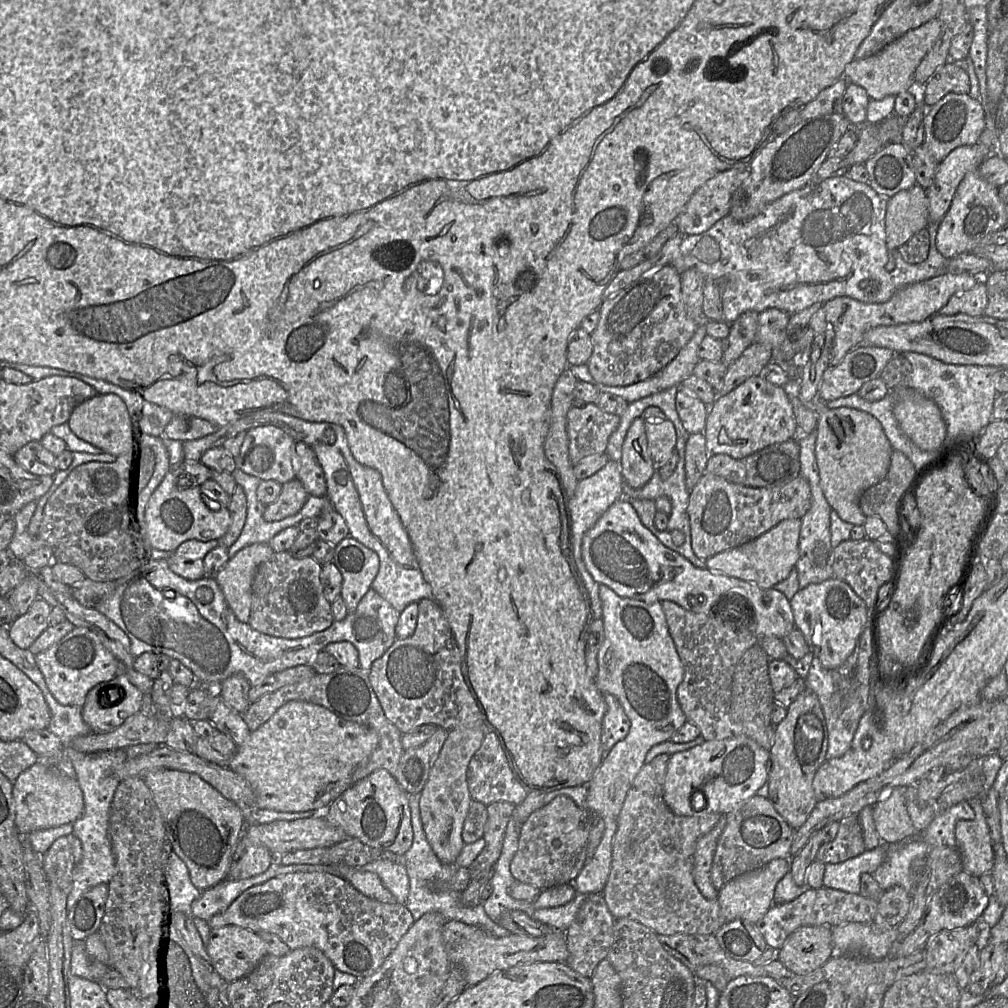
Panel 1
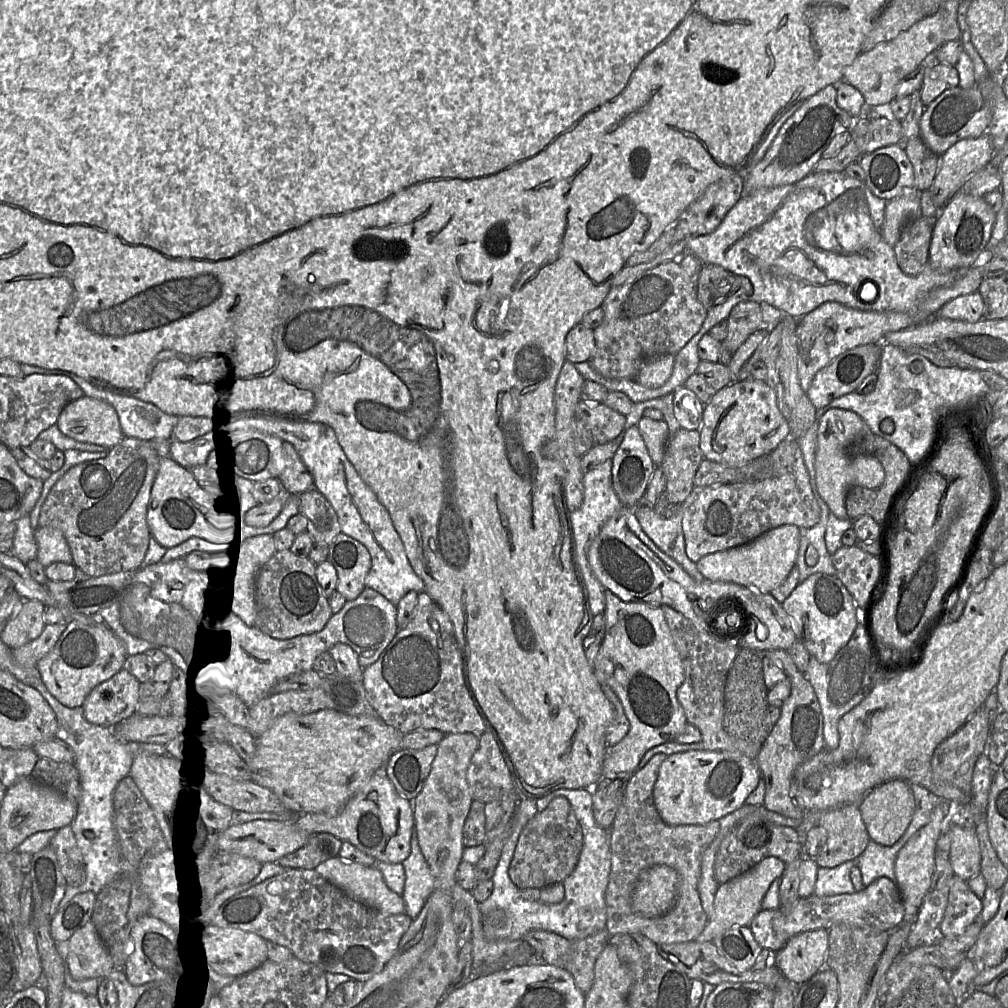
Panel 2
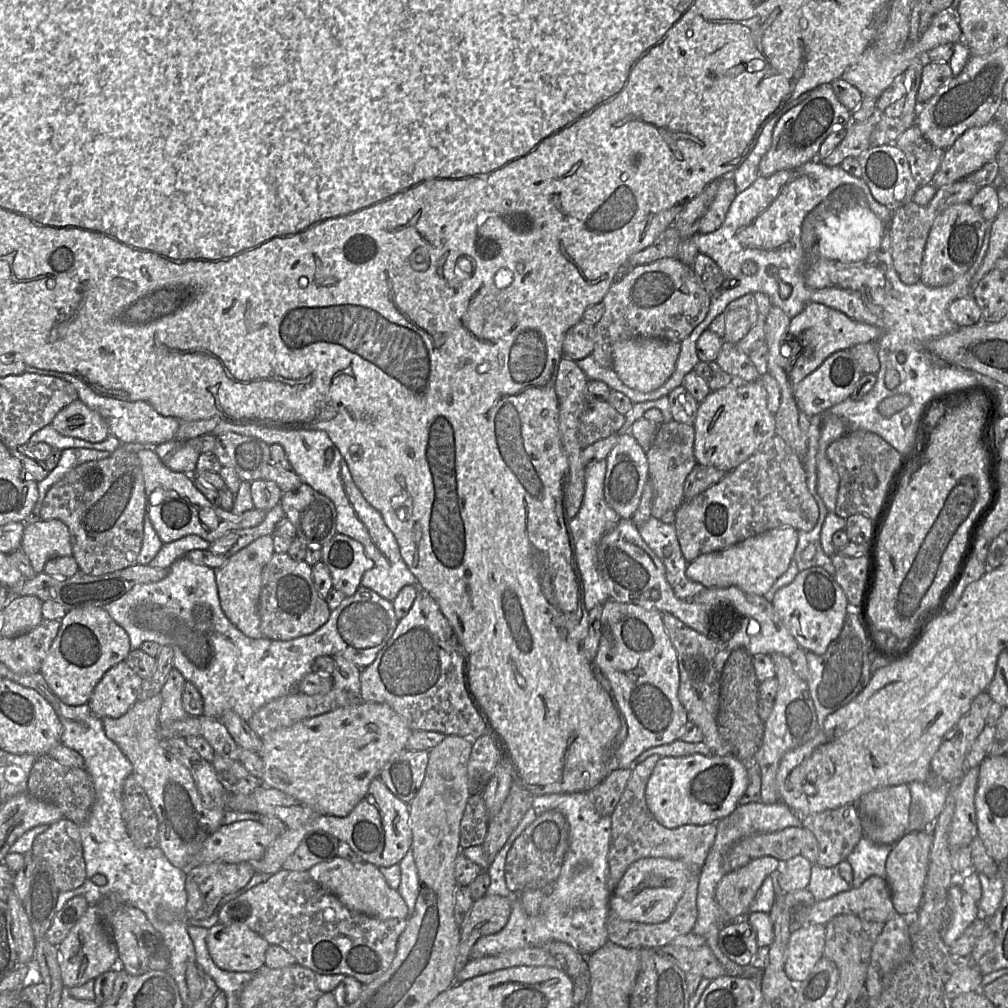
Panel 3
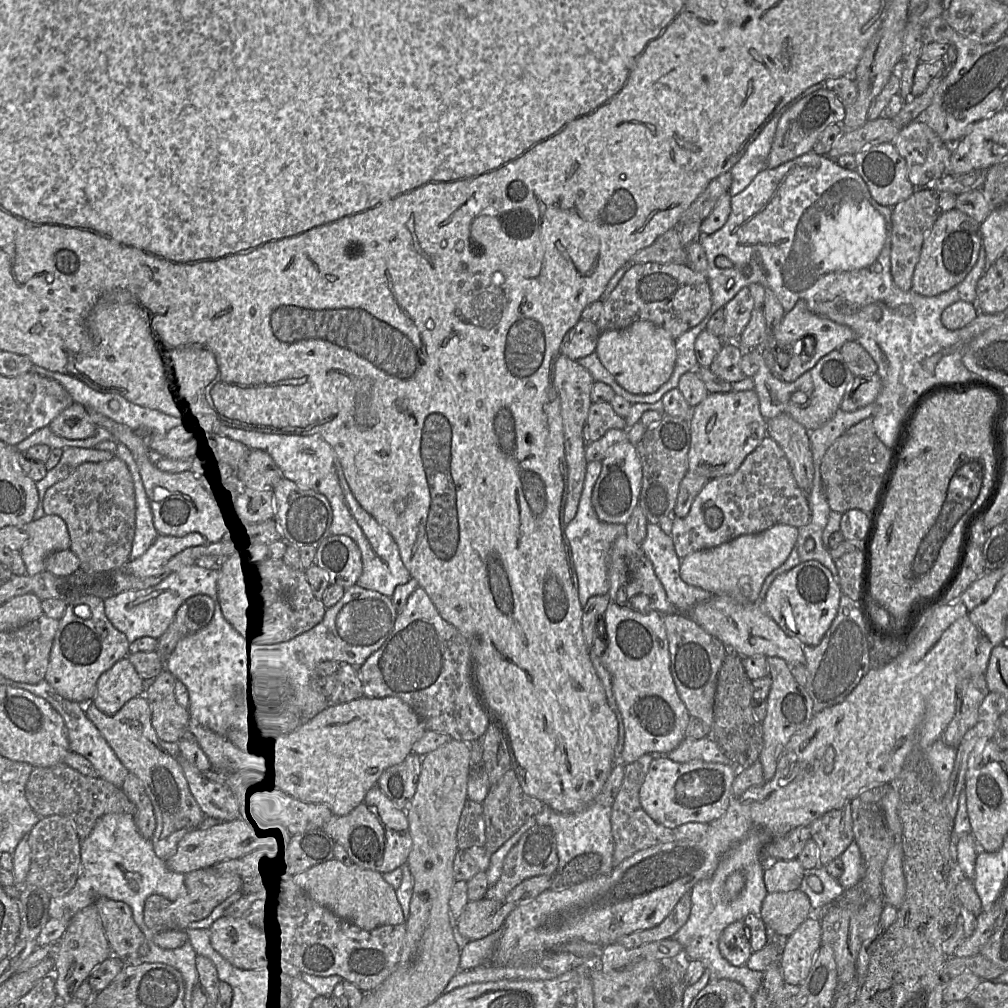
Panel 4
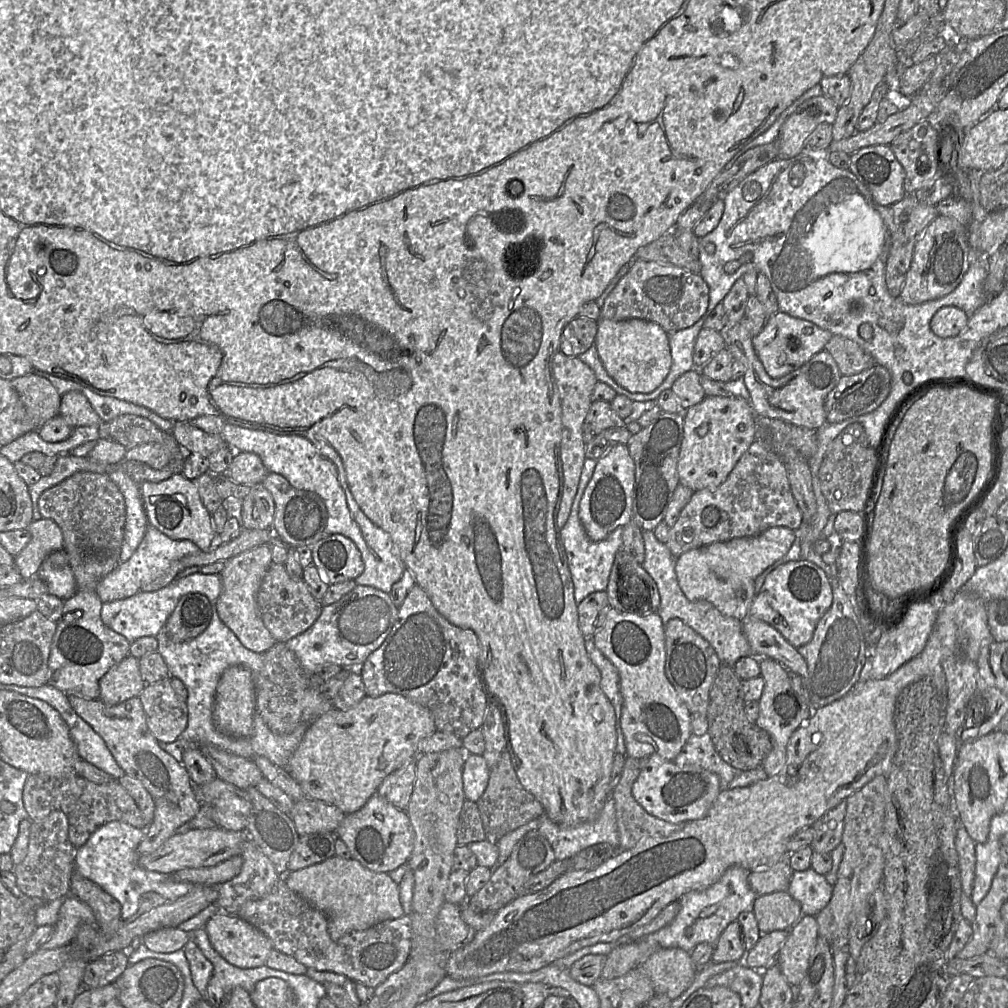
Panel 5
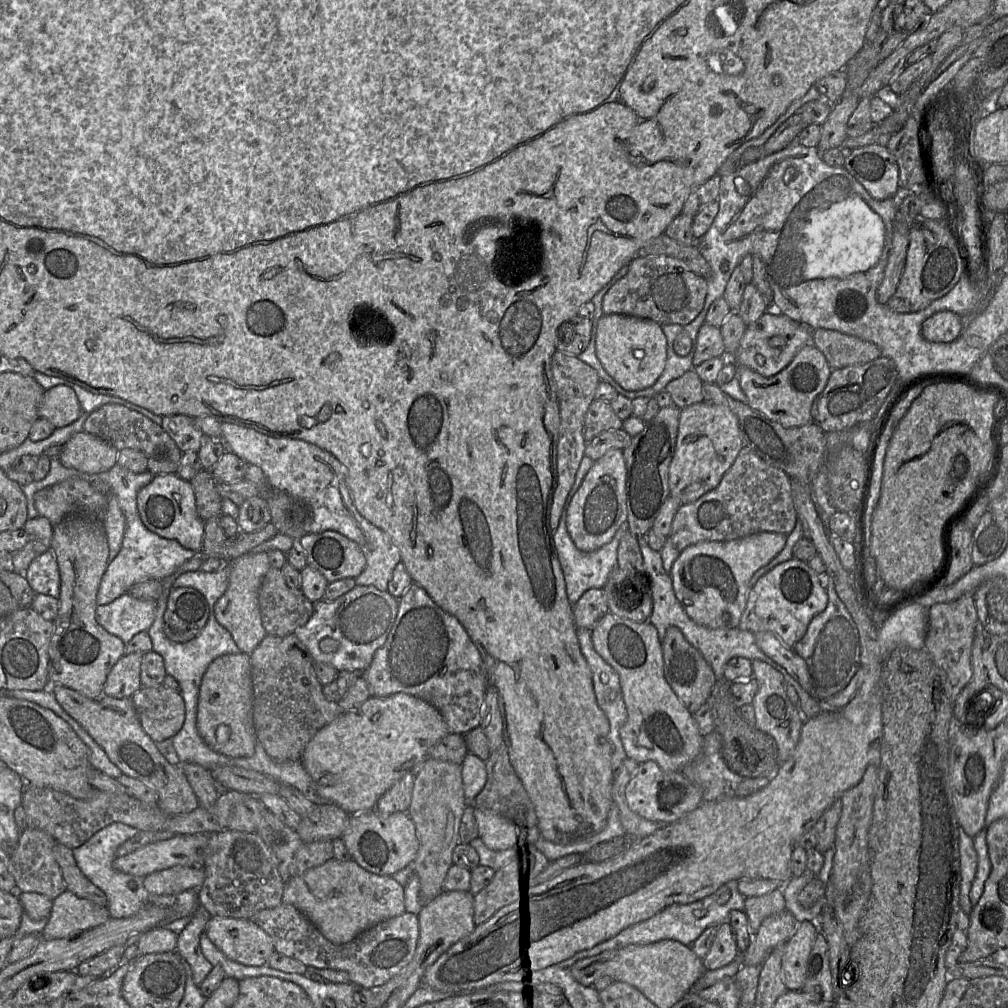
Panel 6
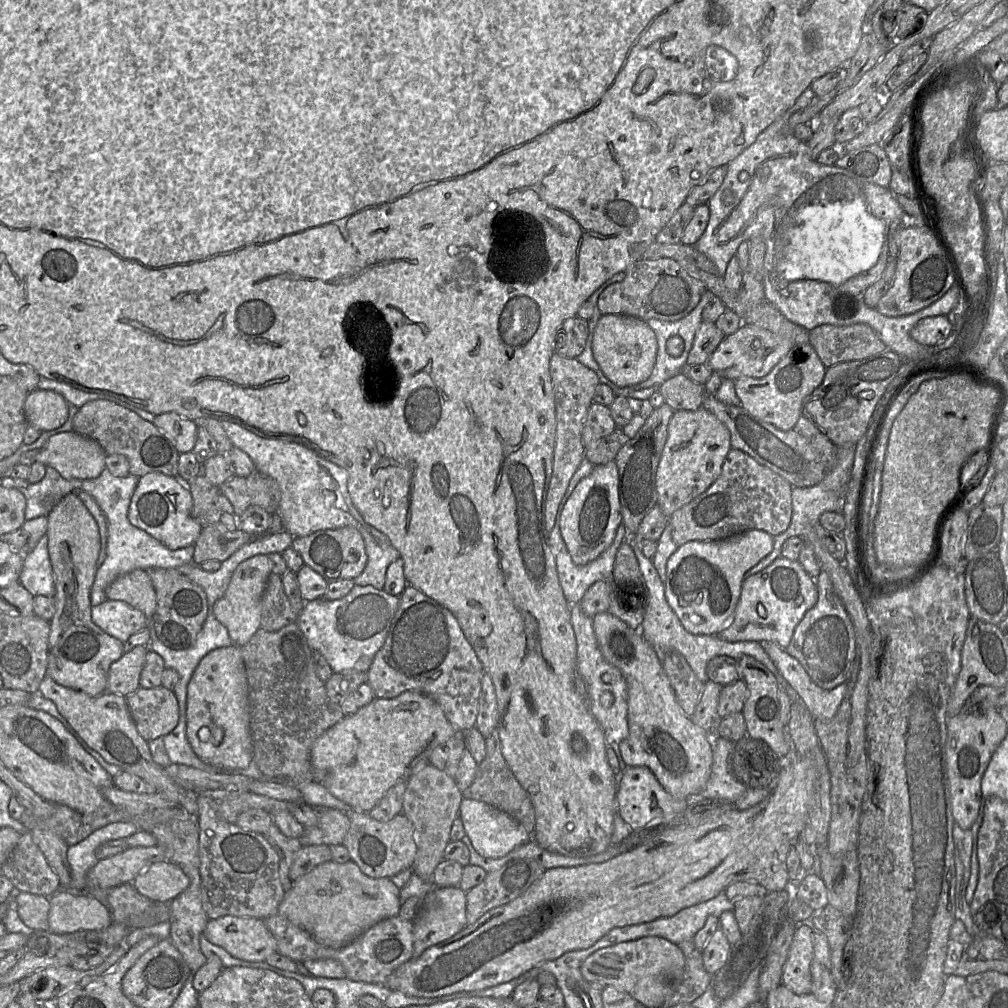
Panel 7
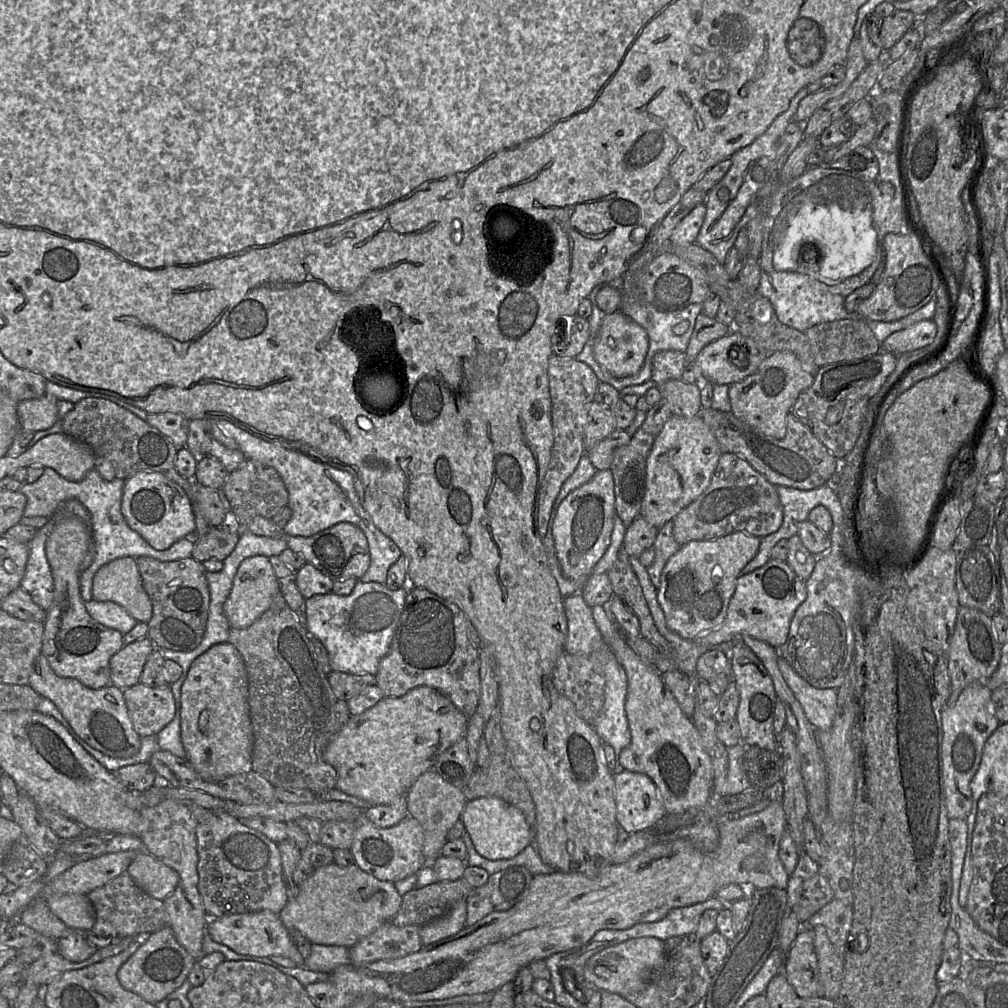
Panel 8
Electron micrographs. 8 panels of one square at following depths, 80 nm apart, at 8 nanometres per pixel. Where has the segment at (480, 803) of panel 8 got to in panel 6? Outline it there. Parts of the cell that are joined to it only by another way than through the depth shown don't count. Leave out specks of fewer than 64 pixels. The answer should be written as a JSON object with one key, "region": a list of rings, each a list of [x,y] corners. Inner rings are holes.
{"region":[[[474,807],[478,838],[491,850],[501,851],[514,846],[521,828],[513,821],[488,809]]]}

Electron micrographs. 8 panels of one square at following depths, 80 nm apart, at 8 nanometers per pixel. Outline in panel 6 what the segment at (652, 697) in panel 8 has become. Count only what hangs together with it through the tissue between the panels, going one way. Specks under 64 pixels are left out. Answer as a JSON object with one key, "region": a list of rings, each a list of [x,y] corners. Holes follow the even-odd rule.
{"region":[[[608,612],[592,628],[596,652],[619,675],[627,710],[620,737],[628,758],[638,763],[652,760],[668,772],[681,771],[697,758],[703,736],[687,708],[680,702],[664,676],[662,643],[648,621],[638,623]]]}

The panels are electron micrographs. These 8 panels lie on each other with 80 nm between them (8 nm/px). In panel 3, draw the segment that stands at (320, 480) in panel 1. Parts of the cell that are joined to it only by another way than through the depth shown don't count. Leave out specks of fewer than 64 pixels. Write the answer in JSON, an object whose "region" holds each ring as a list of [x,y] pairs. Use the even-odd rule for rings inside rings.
{"region":[[[271,445],[270,454],[270,462],[263,470],[265,480],[275,482],[283,493],[298,489],[302,481],[290,465],[283,447]]]}

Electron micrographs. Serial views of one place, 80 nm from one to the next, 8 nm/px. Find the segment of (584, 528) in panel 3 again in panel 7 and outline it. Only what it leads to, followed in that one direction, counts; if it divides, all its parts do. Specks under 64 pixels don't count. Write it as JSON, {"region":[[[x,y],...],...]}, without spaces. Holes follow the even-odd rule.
{"region":[[[583,458],[578,469],[574,473],[573,477],[571,478],[568,487],[565,491],[565,494],[559,504],[557,514],[555,517],[555,524],[553,526],[553,529],[548,535],[547,542],[548,545],[555,557],[556,561],[556,568],[557,568],[557,573],[558,573],[558,579],[560,586],[563,590],[564,597],[566,601],[569,604],[578,604],[581,600],[585,592],[590,588],[591,585],[593,585],[597,581],[602,581],[602,580],[611,580],[612,581],[612,572],[613,572],[613,567],[615,563],[615,558],[616,558],[616,553],[619,548],[619,546],[626,541],[626,538],[628,536],[628,531],[624,527],[623,524],[620,524],[616,530],[616,534],[614,536],[614,539],[610,546],[604,550],[596,559],[593,561],[587,563],[586,565],[576,565],[567,548],[566,545],[562,539],[561,533],[560,533],[560,528],[559,528],[559,520],[560,520],[560,515],[563,510],[563,507],[565,503],[567,502],[568,498],[572,494],[573,490],[575,487],[579,484],[579,482],[588,476],[591,471],[593,470],[594,465],[589,462],[587,458]]]}

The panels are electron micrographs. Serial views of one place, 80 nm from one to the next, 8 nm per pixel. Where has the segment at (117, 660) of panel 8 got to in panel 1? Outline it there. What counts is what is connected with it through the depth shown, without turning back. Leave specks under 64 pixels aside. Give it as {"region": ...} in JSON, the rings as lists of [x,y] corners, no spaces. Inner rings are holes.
{"region":[[[125,674],[116,675],[87,693],[82,707],[82,719],[92,733],[109,732],[139,712],[142,696]]]}

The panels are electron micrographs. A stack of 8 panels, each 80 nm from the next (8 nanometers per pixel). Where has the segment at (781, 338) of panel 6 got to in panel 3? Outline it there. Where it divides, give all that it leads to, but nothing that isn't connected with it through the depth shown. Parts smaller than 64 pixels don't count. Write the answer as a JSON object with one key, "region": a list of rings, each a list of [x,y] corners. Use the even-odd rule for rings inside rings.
{"region":[[[809,303],[798,315],[791,318],[788,333],[794,339],[795,354],[798,354],[791,371],[791,379],[797,384],[833,353],[850,349],[856,344],[876,342],[882,331],[876,326],[857,322],[826,305]]]}

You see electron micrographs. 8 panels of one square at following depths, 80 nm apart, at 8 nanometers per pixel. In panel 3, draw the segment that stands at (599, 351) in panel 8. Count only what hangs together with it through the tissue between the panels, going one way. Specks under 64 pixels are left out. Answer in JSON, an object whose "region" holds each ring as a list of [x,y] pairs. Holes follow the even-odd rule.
{"region":[[[631,338],[619,341],[612,348],[611,369],[627,387],[647,393],[657,390],[674,373],[680,343],[659,338]]]}

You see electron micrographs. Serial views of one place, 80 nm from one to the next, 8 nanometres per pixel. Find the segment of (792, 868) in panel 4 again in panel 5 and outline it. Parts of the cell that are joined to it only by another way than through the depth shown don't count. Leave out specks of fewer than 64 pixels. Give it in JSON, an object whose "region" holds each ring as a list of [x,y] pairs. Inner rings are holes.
{"region":[[[788,856],[768,868],[752,871],[748,876],[748,883],[758,896],[787,891],[793,873]]]}

